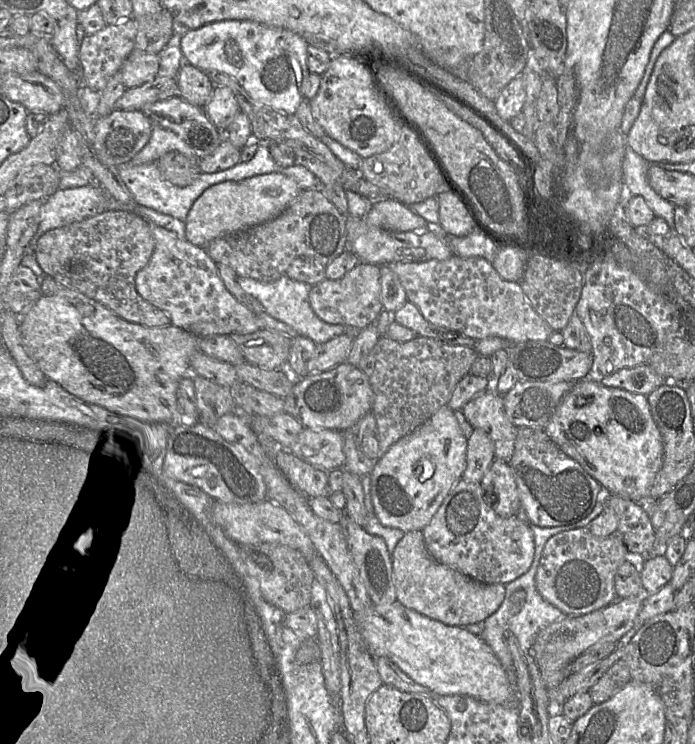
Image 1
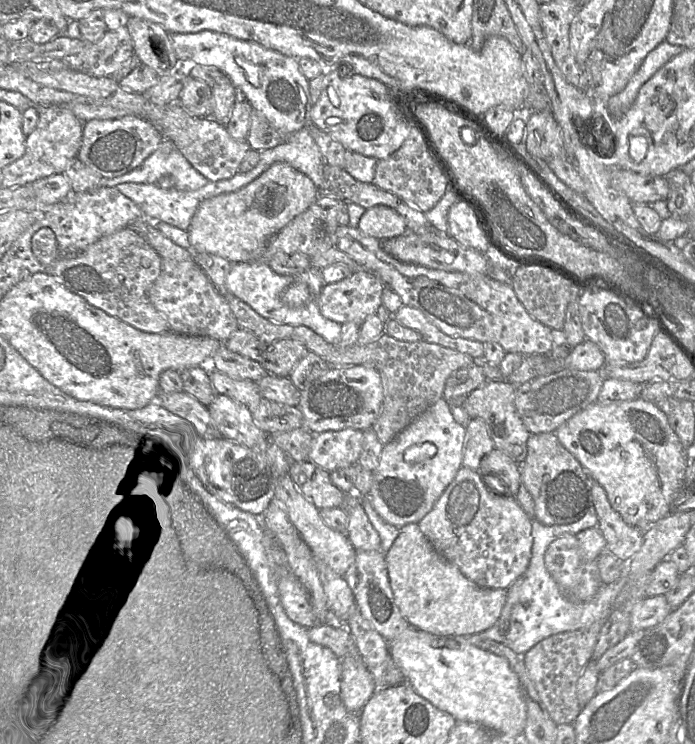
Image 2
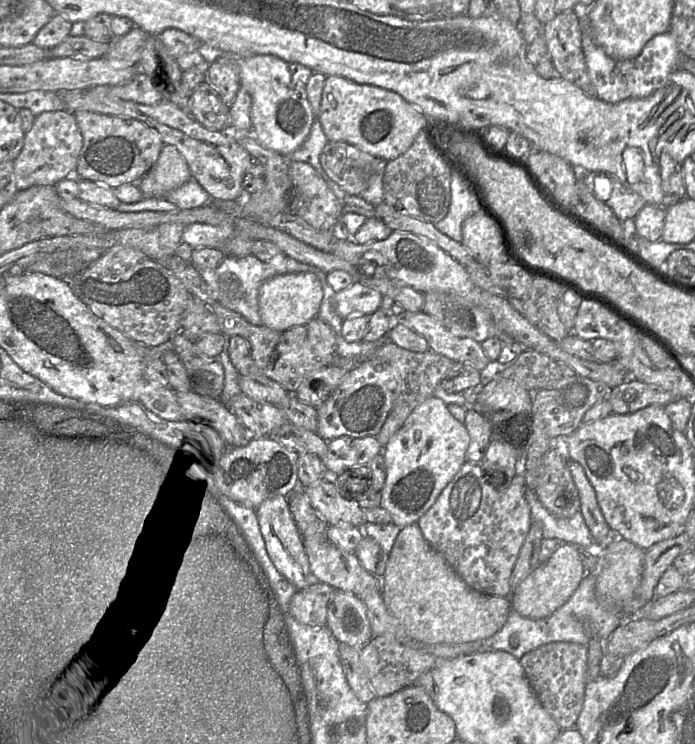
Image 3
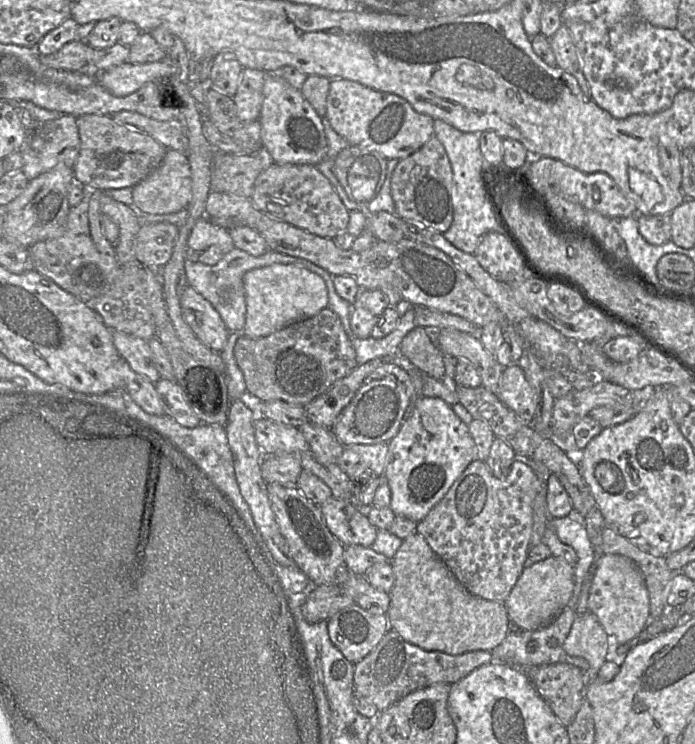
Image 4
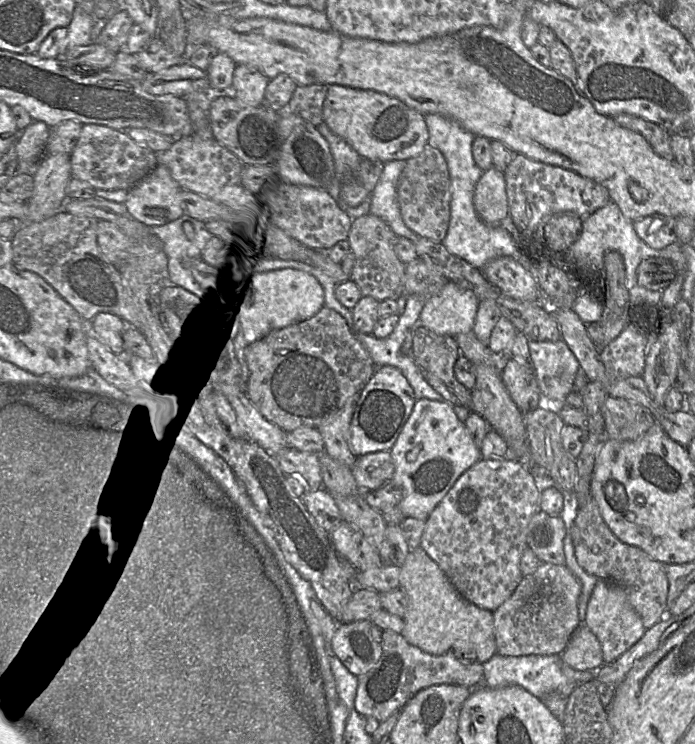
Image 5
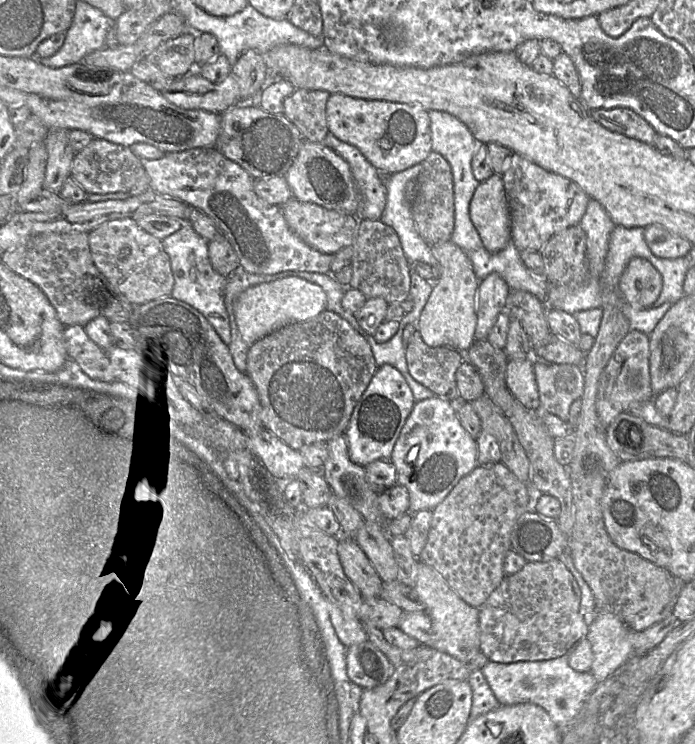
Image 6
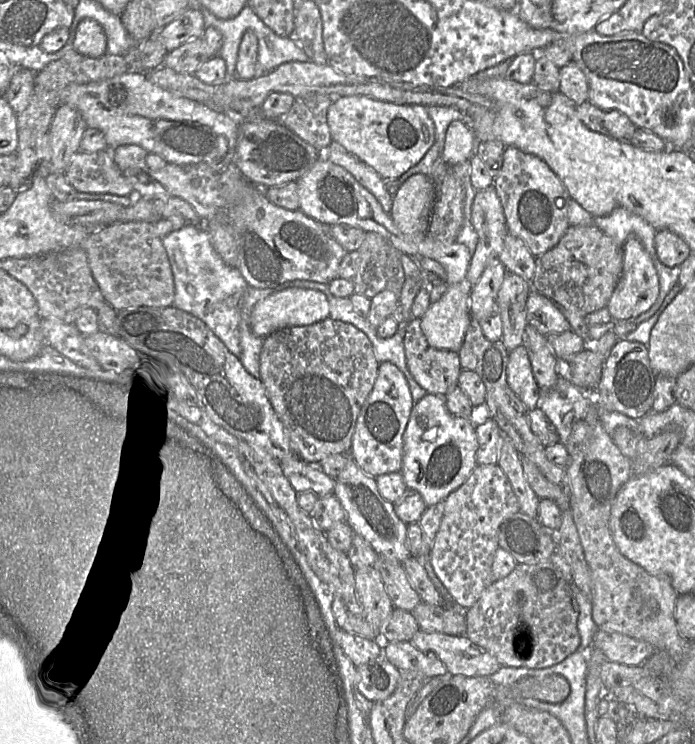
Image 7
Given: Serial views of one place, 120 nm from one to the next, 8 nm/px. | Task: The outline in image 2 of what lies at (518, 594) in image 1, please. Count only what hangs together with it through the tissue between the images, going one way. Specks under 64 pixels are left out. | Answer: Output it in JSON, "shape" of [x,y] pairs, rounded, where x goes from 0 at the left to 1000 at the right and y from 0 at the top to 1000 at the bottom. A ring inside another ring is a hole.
{"shape":[[[750,648],[742,672],[765,702],[765,742],[757,769],[747,777],[745,808],[738,813],[734,828],[734,845],[722,849],[715,837],[702,849],[699,859],[725,866],[740,878],[754,880],[768,867],[784,858],[835,844],[846,843],[863,832],[873,832],[879,825],[885,806],[902,782],[904,758],[895,757],[894,774],[885,782],[863,788],[858,800],[845,809],[827,808],[814,801],[787,769],[783,759],[783,745],[790,731],[812,719],[829,720],[832,716],[858,708],[860,703],[855,681],[832,700],[814,706],[783,706],[770,696],[770,677],[764,664]]]}

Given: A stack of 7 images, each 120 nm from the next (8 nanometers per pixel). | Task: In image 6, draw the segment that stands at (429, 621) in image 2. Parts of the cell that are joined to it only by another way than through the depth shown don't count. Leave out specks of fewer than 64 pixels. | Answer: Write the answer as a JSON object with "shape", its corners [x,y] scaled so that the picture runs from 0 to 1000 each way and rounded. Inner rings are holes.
{"shape":[[[603,751],[596,792],[609,808],[612,824],[620,835],[617,870],[643,878],[666,891],[675,890],[691,876],[688,817],[668,809],[630,767]]]}

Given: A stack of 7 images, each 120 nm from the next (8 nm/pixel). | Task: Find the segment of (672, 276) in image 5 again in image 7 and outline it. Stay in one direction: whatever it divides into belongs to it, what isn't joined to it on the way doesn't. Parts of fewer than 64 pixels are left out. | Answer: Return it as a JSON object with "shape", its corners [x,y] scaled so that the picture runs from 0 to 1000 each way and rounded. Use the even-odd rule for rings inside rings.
{"shape":[[[905,317],[896,328],[895,364],[872,410],[879,427],[902,430],[931,418],[948,395],[948,375],[935,343],[914,317]]]}

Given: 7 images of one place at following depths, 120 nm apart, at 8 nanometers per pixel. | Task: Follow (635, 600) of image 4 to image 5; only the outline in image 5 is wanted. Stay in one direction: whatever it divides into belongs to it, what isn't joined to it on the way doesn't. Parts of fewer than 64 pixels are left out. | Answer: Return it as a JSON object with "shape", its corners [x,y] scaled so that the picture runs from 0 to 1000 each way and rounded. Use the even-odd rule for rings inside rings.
{"shape":[[[860,778],[845,812],[840,837],[865,866],[871,892],[882,890],[918,863],[928,849],[924,833],[899,794],[885,784]]]}

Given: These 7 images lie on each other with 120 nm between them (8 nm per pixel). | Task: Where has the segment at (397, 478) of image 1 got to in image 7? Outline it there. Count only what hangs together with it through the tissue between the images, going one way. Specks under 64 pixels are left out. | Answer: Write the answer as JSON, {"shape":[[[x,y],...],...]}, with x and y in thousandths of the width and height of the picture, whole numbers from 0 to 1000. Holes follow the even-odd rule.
{"shape":[[[614,528],[593,547],[580,583],[580,621],[576,634],[586,656],[603,661],[612,677],[617,681],[637,673],[672,645],[688,625],[685,622],[686,603],[685,573],[678,565],[650,556],[642,546],[639,534]]]}

